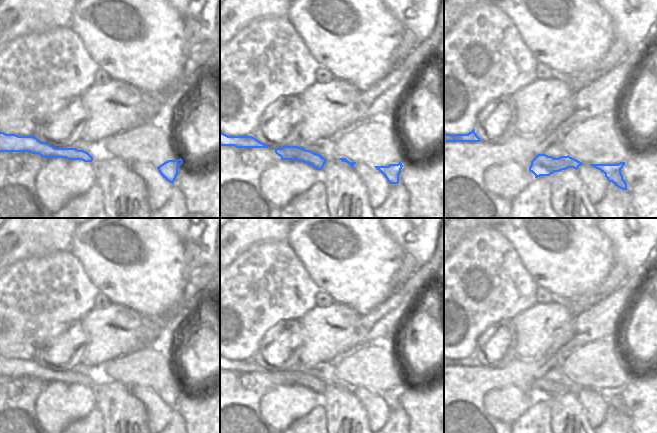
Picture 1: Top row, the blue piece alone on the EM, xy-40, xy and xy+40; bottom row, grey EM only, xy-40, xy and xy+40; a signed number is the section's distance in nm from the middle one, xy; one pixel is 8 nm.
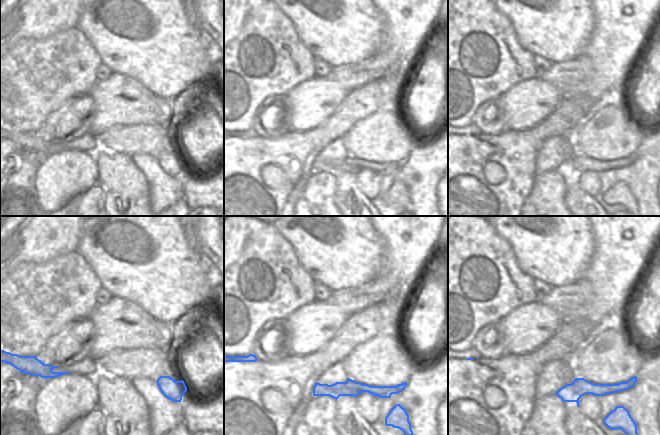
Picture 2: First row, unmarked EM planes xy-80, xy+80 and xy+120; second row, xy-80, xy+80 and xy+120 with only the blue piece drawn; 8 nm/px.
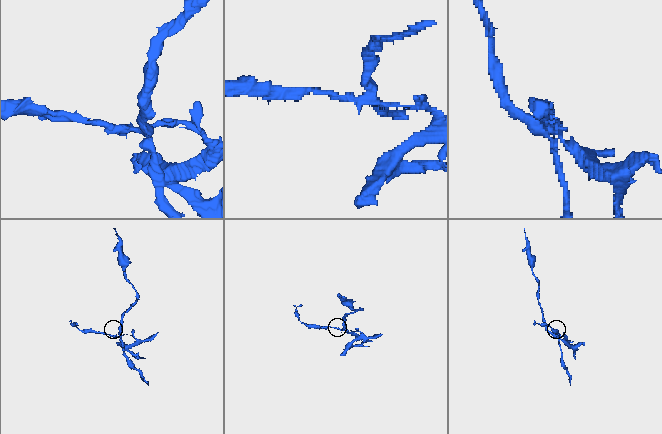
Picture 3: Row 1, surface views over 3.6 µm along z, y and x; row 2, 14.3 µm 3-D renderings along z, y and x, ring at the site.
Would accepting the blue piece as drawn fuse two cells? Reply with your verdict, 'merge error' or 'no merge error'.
merge error

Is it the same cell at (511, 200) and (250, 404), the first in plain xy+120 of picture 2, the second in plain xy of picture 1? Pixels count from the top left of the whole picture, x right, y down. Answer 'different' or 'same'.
same

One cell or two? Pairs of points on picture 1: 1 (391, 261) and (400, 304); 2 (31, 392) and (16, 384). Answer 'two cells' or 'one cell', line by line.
1: two cells
2: one cell

